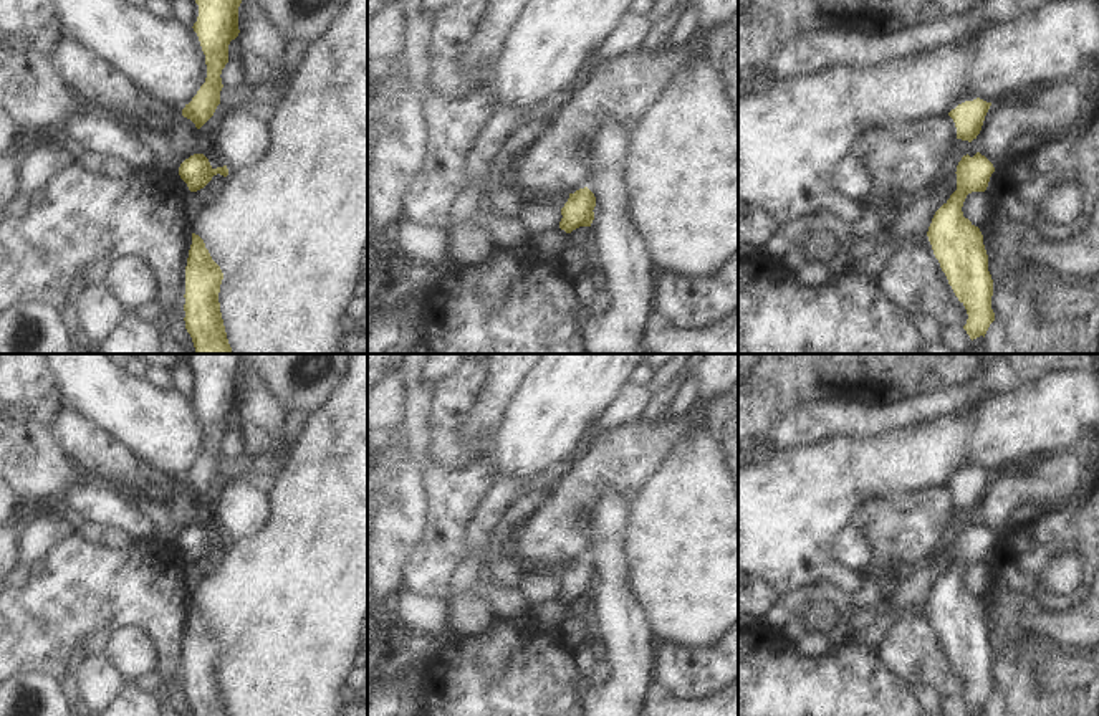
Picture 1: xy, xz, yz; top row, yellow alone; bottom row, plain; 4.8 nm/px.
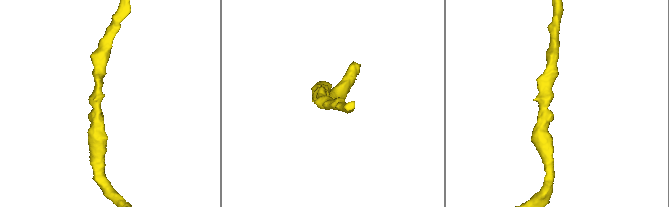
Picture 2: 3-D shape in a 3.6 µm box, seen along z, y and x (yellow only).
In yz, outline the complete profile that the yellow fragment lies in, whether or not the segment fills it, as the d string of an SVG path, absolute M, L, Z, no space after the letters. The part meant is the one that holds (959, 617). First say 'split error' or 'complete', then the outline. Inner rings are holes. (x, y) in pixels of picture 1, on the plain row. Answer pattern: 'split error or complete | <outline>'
complete | M980 523L973 527L963 526L955 542L957 561L935 582L927 602L948 655L967 680L968 690L963 699L972 711L985 708L995 691L991 680L993 650L988 642L983 605L963 587L962 577L968 564L986 561L993 542L993 534Z

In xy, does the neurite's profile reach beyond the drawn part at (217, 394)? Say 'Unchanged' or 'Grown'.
Unchanged.

